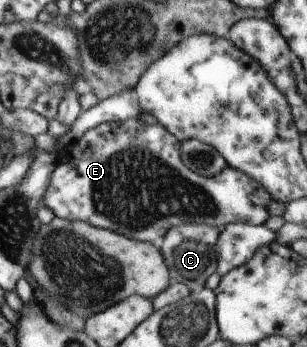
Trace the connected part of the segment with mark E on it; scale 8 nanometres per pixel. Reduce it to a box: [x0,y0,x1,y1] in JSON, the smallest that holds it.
[41,117,272,248]

